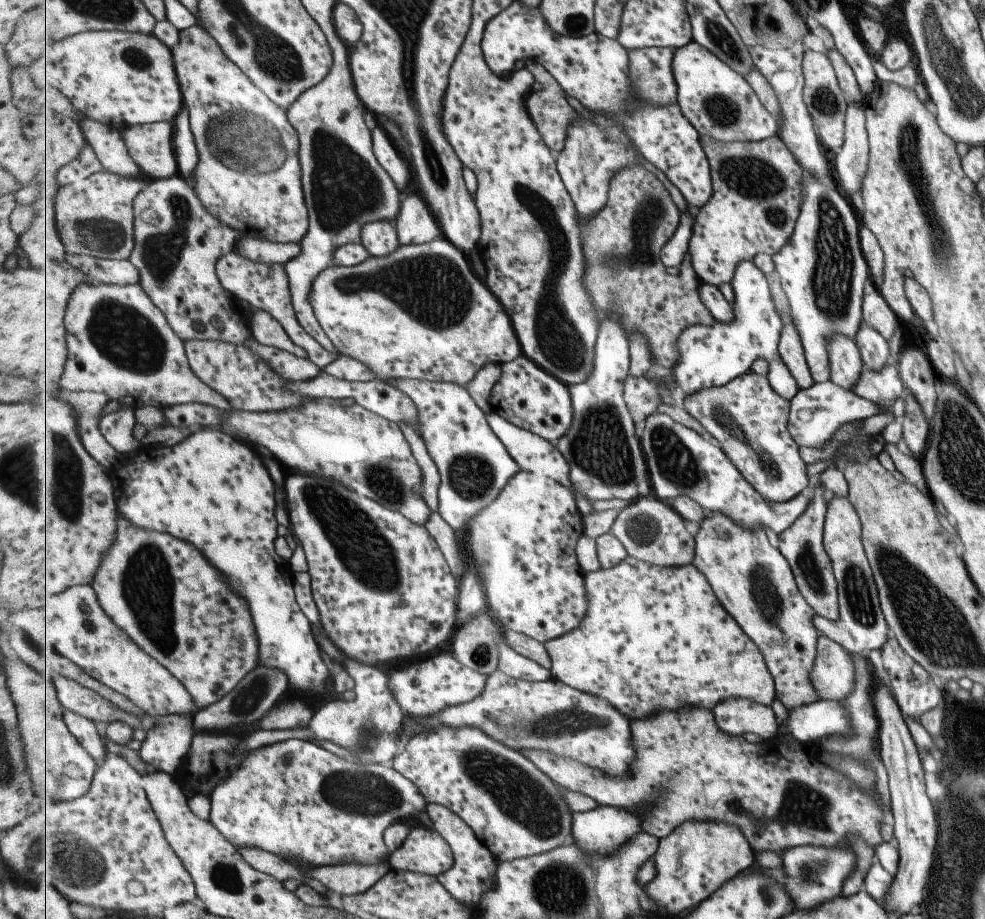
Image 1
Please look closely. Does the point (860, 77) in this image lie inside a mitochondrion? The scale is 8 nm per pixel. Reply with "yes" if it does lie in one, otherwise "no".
no

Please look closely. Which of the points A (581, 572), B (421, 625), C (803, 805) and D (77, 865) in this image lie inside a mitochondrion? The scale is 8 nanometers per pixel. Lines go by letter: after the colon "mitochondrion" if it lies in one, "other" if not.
A: other
B: other
C: mitochondrion
D: mitochondrion

